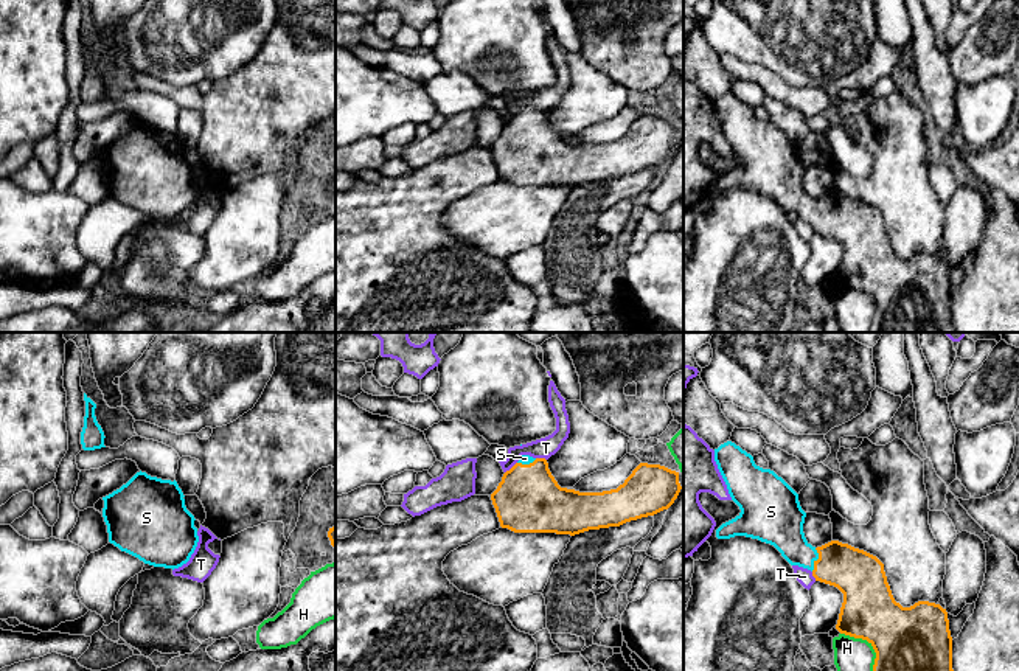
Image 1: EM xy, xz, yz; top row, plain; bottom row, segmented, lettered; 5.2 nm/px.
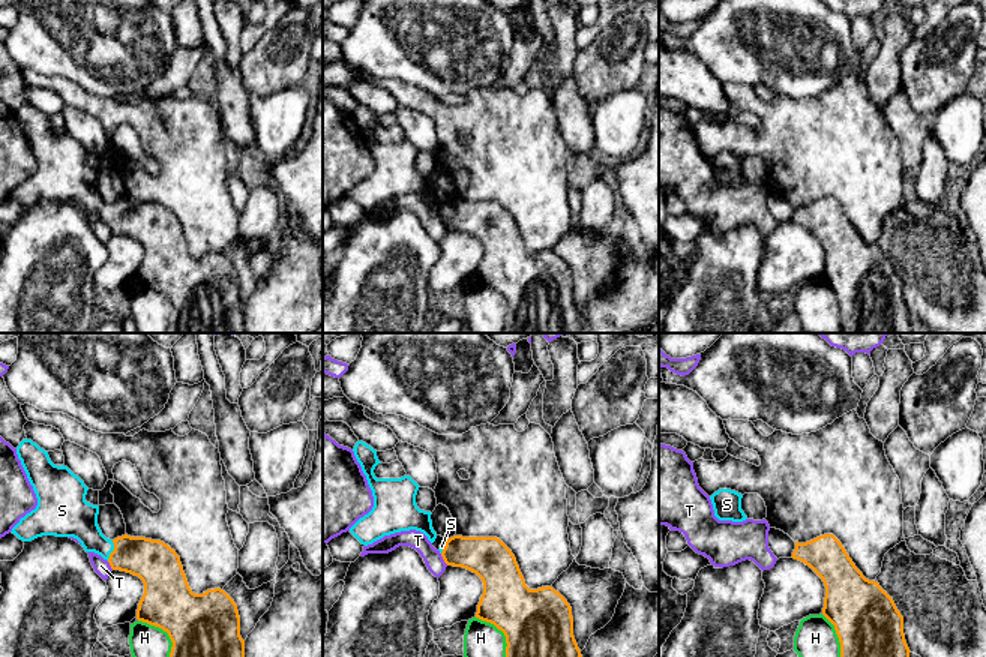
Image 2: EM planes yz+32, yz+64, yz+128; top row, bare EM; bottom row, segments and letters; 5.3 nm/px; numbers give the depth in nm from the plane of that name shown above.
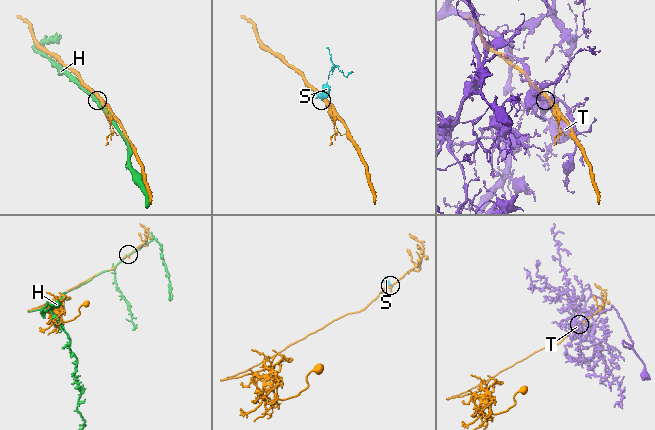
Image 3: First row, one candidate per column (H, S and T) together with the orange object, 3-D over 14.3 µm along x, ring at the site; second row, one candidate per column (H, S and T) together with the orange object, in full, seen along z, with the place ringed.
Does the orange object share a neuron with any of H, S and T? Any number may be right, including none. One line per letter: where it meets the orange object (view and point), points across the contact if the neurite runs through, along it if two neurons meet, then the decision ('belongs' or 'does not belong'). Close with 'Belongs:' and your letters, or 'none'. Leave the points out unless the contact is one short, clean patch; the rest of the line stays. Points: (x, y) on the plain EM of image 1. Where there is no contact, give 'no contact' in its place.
H: meets orange in yz at (873, 300); does not belong
S: meets orange in yz at (817, 212); runs through yz (859, 227), (839, 216), (817, 212), (782, 179); belongs
T: meets orange in xz at (511, 120); does not belong
Belongs: S

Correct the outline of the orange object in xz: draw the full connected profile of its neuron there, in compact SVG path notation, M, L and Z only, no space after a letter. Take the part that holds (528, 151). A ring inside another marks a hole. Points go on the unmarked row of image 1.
M522 107L491 152L502 180L575 188L654 168L668 162L680 141L679 124L640 115L617 141L579 144L561 140L545 110Z

